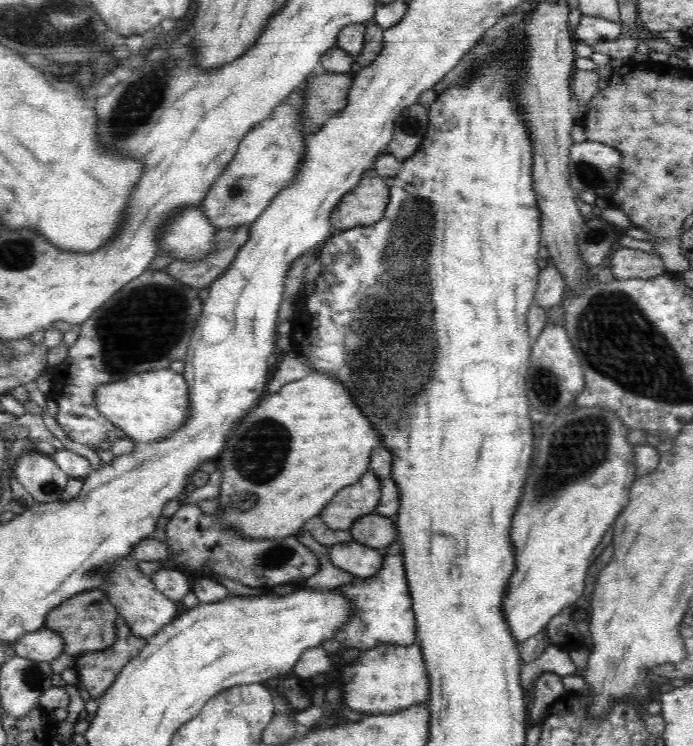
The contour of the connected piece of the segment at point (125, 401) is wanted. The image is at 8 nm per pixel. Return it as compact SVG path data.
M157 368L99 384L94 389L93 400L101 414L130 440L148 443L167 437L185 423L189 390L183 375L170 368Z

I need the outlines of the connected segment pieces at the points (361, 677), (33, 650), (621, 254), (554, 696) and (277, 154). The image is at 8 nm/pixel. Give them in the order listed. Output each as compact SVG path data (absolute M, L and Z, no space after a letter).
M418 641L410 642L408 645L378 642L354 664L344 668L342 694L347 706L352 710L367 713L396 713L408 705L428 702L430 688L426 670L427 666Z
M42 627L24 633L14 642L12 655L31 658L32 661L53 661L64 652L63 636L53 629Z
M617 246L608 259L609 267L616 279L655 277L666 270L657 254L648 254Z
M544 672L540 678L536 679L534 702L532 702L529 715L531 725L542 723L549 708L559 703L561 697L565 695L566 691L562 679L562 676L552 672Z
M294 89L284 103L274 108L270 118L244 136L225 172L212 184L201 203L205 219L214 228L233 230L251 225L268 208L269 201L297 177L305 149L305 136L297 126L297 109L300 108L301 91Z

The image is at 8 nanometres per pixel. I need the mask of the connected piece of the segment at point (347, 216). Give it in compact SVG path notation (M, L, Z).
M372 166L372 168L364 171L360 184L341 198L339 204L333 209L329 221L333 230L366 226L368 224L372 225L384 217L388 204L388 179L380 177L374 166Z

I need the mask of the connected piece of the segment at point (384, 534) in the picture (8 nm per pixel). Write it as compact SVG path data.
M376 512L360 517L351 524L349 531L352 540L374 549L393 544L398 536L396 519Z

